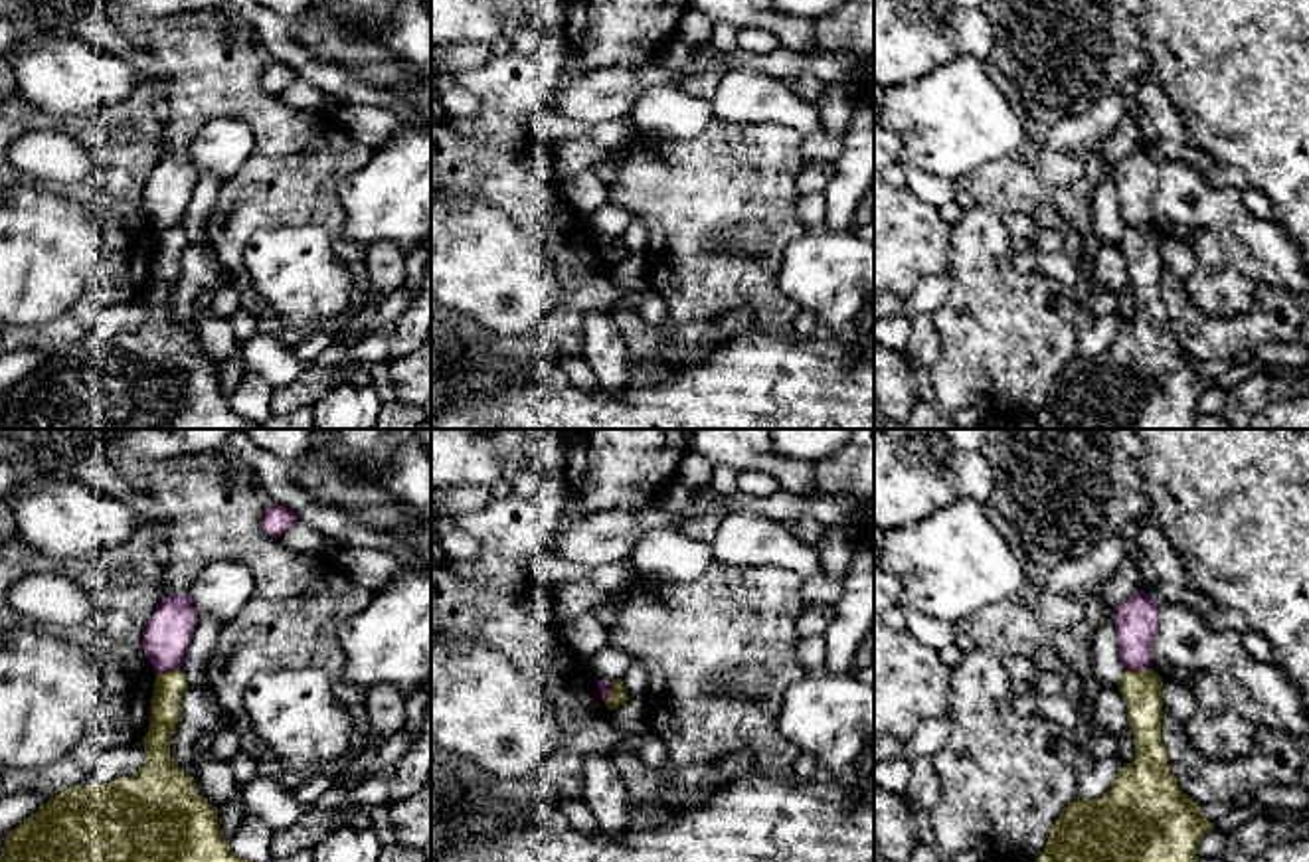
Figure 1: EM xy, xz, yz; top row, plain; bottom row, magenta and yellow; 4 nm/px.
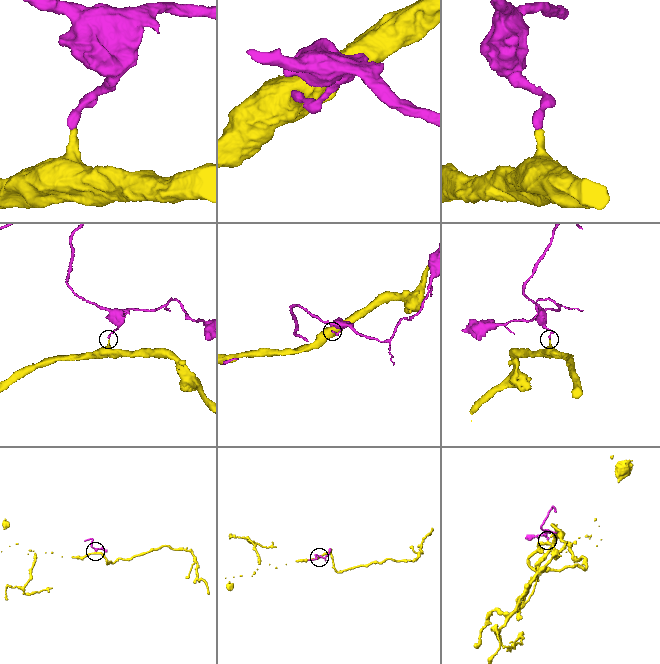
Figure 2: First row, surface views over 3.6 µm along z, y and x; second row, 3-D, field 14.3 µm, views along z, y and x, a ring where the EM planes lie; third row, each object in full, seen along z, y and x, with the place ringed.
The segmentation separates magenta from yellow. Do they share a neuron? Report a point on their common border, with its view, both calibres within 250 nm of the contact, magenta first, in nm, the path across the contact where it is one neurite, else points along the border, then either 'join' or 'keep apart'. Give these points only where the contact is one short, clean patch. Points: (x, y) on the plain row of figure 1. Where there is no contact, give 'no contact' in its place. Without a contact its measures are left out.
meets magenta in yz at (1137, 226); 180 nm thick on the magenta side, 160 nm on the other; border along yz (1149, 224), (1126, 228); keep apart

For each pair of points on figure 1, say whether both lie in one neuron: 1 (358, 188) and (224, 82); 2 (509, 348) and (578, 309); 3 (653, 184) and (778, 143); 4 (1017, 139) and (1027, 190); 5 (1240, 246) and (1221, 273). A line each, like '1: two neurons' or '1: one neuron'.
1: two neurons
2: one neuron
3: one neuron
4: two neurons
5: two neurons

